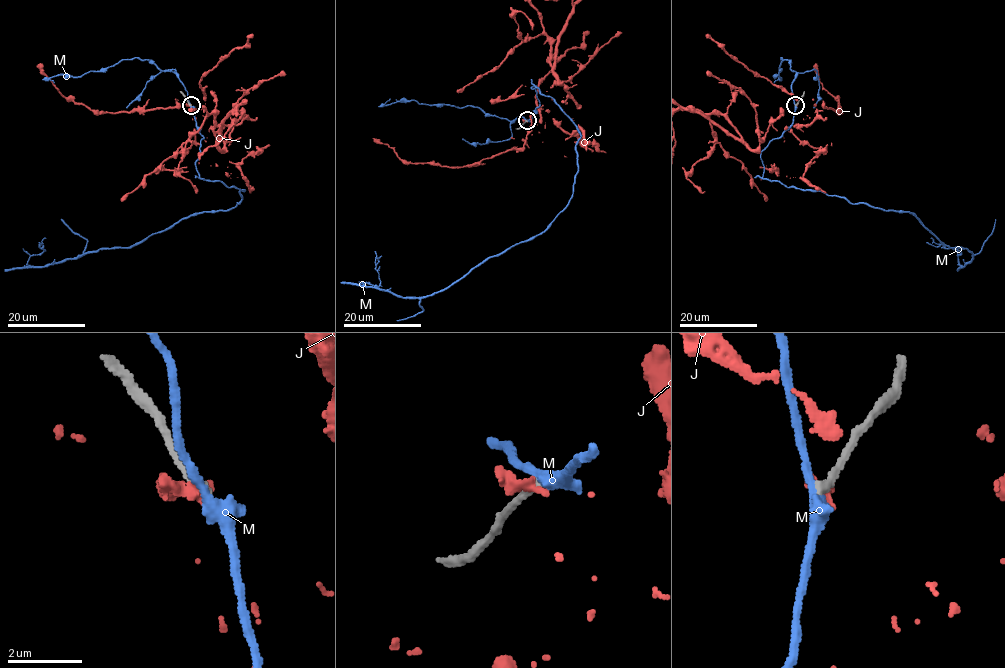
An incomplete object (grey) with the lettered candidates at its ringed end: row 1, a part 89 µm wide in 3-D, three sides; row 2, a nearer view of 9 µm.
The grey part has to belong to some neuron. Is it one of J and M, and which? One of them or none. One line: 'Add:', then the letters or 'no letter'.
Add: no letter

